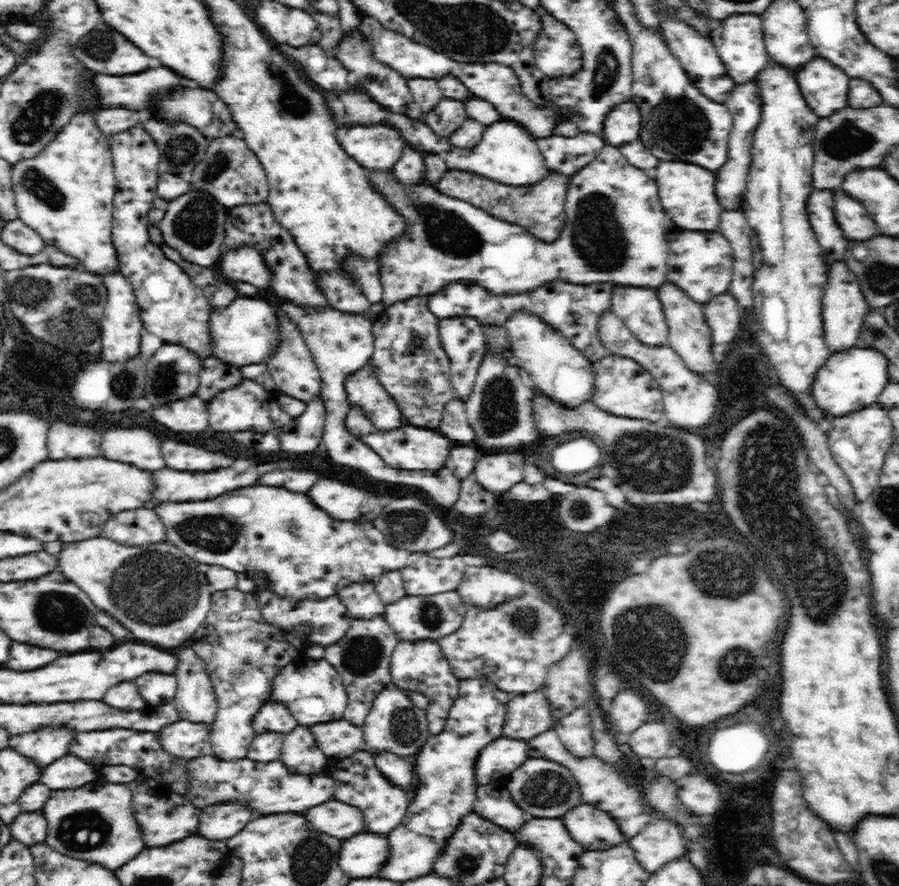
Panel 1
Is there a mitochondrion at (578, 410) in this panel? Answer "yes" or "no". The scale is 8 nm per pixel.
no

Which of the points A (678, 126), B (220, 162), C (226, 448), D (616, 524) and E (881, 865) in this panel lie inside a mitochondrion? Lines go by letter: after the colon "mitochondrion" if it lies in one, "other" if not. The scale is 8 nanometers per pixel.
A: mitochondrion
B: mitochondrion
C: other
D: other
E: mitochondrion

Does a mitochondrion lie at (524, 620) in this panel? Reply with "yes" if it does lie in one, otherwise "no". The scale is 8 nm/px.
yes

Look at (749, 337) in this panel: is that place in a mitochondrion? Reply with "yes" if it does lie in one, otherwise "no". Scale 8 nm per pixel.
no

